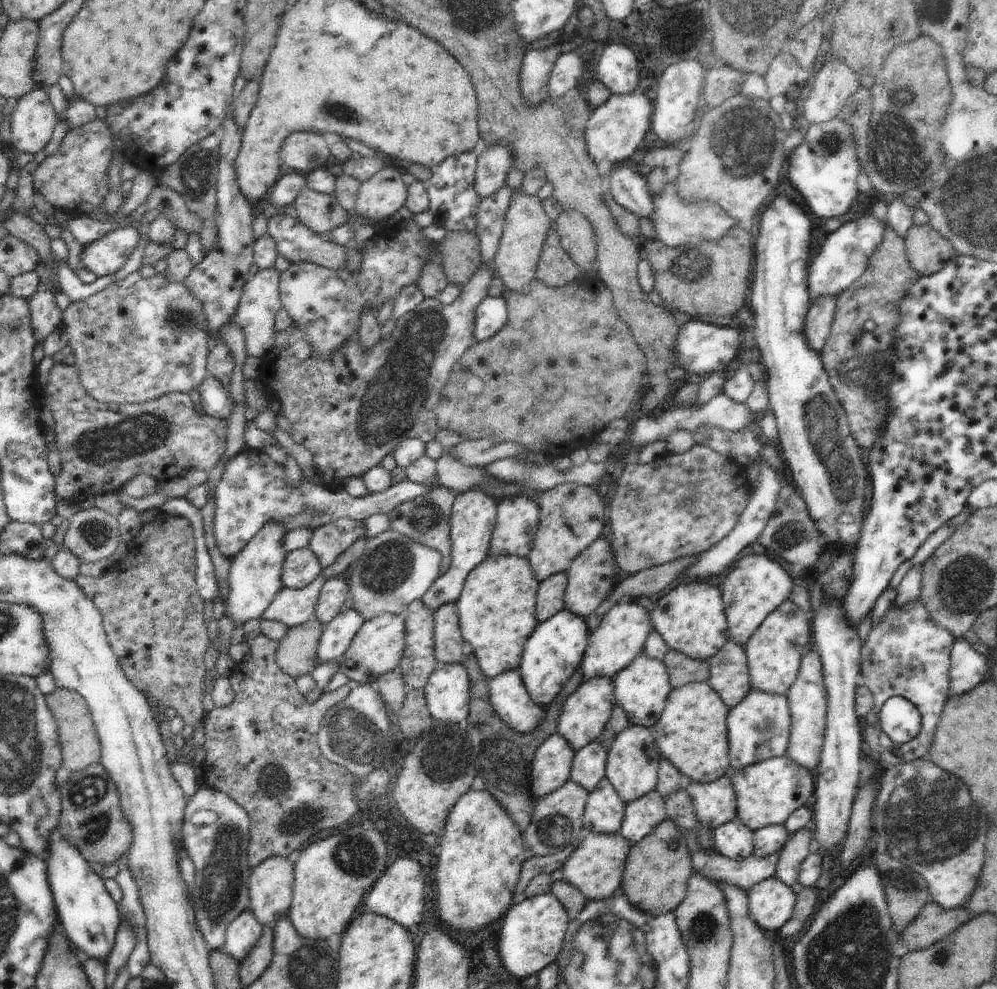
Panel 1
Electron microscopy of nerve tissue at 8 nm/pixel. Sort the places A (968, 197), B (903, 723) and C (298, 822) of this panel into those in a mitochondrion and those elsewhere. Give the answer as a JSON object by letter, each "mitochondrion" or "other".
{"A":"mitochondrion","B":"other","C":"mitochondrion"}

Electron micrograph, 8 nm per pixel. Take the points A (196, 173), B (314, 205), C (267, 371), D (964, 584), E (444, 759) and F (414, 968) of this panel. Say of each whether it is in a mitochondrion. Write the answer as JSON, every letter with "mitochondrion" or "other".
{"A":"mitochondrion","B":"other","C":"other","D":"mitochondrion","E":"mitochondrion","F":"other"}

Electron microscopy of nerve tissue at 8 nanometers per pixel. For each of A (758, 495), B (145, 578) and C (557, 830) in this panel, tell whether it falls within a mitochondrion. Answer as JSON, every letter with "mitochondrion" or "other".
{"A":"other","B":"other","C":"mitochondrion"}

